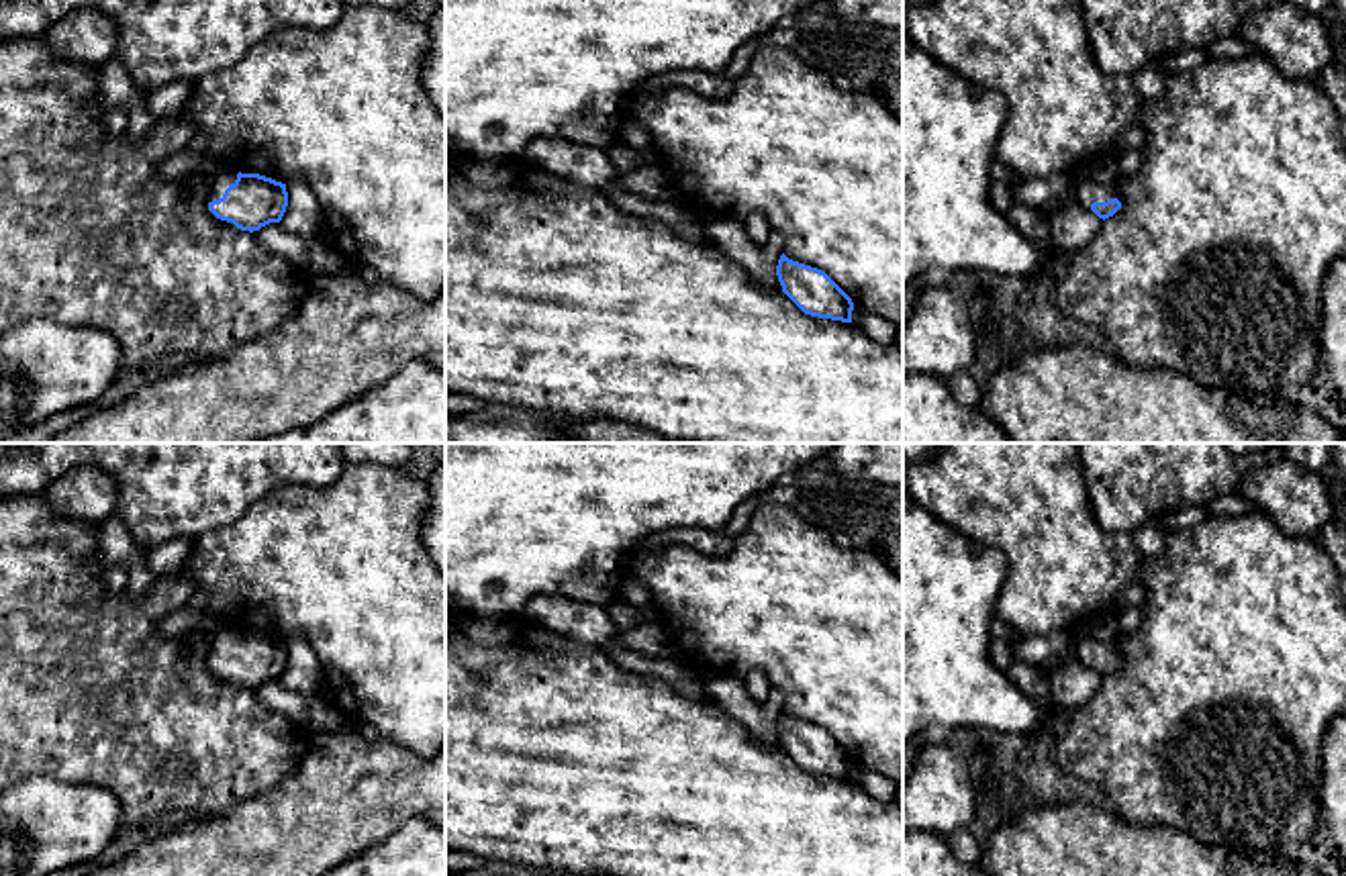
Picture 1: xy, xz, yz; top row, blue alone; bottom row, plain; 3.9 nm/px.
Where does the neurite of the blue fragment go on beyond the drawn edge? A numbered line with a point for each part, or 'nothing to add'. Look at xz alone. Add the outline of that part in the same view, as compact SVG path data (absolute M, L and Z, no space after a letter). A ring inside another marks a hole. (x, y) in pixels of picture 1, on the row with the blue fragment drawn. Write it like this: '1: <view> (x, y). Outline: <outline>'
nothing to add

